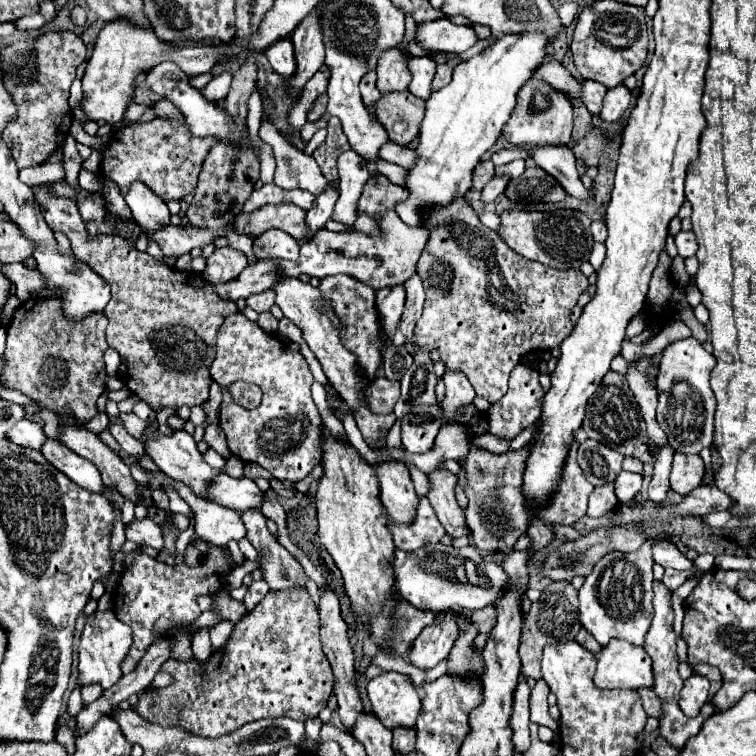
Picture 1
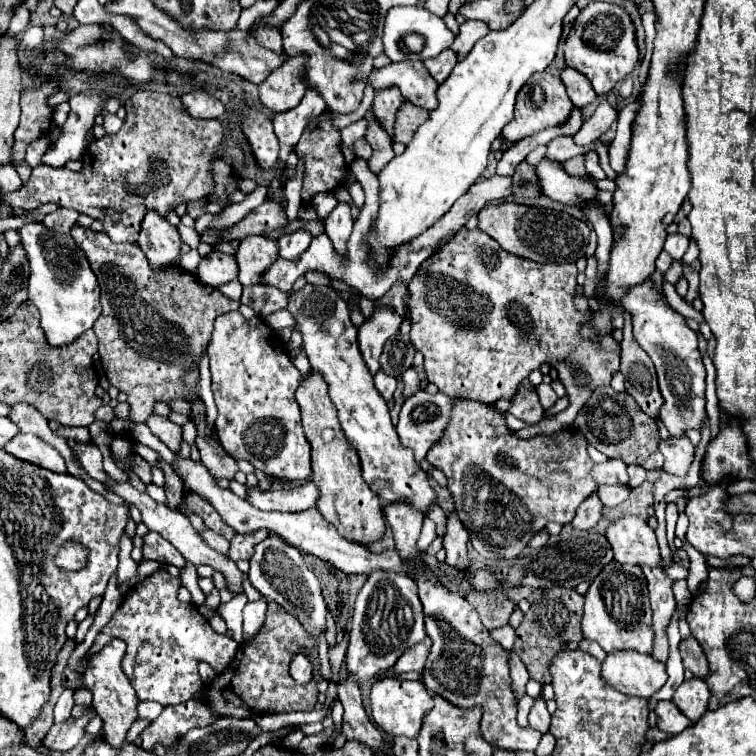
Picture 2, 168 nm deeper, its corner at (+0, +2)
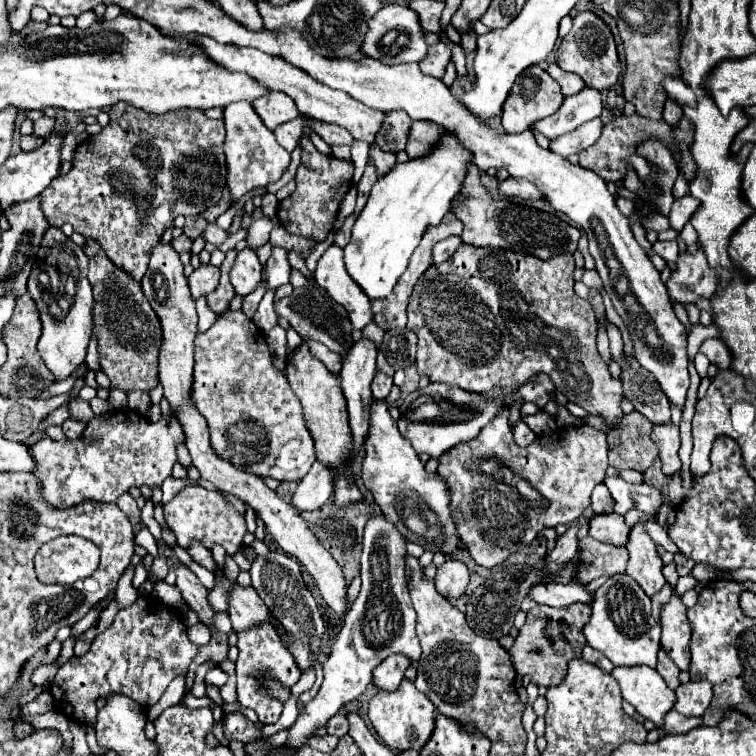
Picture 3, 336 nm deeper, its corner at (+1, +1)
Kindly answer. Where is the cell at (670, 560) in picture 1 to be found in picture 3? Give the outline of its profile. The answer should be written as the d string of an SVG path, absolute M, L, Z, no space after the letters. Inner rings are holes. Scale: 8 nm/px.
M607 513L607 515L595 515L589 523L589 535L597 541L615 545L615 547L625 547L627 545L627 535L631 527L625 523L623 515Z

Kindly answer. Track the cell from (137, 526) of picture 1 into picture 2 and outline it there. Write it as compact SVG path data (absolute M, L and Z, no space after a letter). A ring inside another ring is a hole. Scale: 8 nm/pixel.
M148 532L144 536L142 556L144 556L144 560L168 562L168 564L176 566L178 570L182 570L186 566L184 556L170 542L164 542L164 538L160 538L160 534L156 534L156 532Z

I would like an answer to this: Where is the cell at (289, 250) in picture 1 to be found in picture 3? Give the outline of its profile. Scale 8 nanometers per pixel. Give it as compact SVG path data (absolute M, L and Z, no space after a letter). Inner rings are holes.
M247 247L247 249L239 251L235 265L231 269L231 283L235 287L235 293L249 295L251 291L255 291L257 283L261 281L261 271L263 271L263 265L261 265L255 249Z

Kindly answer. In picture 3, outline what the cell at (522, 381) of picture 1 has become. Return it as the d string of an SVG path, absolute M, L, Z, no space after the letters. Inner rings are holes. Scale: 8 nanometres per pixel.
M521 419L513 425L513 429L511 429L511 431L513 431L515 443L517 443L519 447L527 447L527 445L529 445L529 443L533 443L533 439L537 437L537 435L529 429L529 425L527 425L525 421L521 421Z

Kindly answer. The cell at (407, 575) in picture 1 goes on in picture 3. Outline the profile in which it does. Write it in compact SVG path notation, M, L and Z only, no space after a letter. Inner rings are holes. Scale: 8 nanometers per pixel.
M539 583L533 585L529 597L535 603L551 605L551 607L567 607L571 603L591 603L591 595L585 591L581 583Z

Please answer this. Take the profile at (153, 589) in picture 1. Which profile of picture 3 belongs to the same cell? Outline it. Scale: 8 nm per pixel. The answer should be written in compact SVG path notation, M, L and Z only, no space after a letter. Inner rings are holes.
M139 595L133 605L117 613L109 629L93 639L91 649L83 657L71 657L61 665L51 683L61 693L57 709L81 723L93 725L97 715L95 701L109 693L123 693L143 707L153 707L175 677L187 675L197 655L199 645L189 641L187 625L179 614L173 614L151 595Z

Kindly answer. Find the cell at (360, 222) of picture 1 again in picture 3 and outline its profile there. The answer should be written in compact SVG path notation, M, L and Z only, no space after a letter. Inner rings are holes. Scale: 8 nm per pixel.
M355 141L353 147L351 147L351 155L353 155L354 175L353 185L357 186L359 183L363 171L365 171L365 165L367 165L367 151L369 151L369 143L363 143L363 141Z

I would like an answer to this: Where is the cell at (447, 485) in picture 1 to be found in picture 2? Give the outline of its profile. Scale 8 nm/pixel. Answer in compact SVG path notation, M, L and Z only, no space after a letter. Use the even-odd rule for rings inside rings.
M456 514L452 518L448 518L446 524L446 536L444 536L444 550L446 550L446 564L454 570L468 570L470 568L470 560L466 554L466 544L468 544L468 532L464 530L464 526L460 526L460 520L456 518Z

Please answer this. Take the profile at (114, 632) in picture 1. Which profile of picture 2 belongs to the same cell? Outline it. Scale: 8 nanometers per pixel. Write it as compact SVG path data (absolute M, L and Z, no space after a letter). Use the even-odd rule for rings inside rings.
M112 640L102 652L94 654L88 660L88 672L82 678L86 688L94 694L92 708L102 718L100 736L114 748L120 748L120 746L126 744L126 734L128 734L130 726L134 724L134 720L138 718L138 710L136 708L140 704L140 700L136 698L136 694L132 690L132 684L128 682L128 678L124 676L124 672L120 668L122 658L124 658L124 642Z

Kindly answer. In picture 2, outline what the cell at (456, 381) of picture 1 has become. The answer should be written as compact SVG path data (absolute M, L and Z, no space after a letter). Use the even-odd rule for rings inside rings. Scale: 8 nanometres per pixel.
M454 400L452 408L452 422L444 432L444 438L432 446L426 460L444 472L448 484L446 490L454 500L454 510L470 534L470 542L476 552L488 560L496 558L516 558L530 538L540 532L548 522L570 524L576 508L596 492L596 480L592 478L590 470L594 462L586 452L588 440L574 428L560 430L552 436L534 436L528 440L518 438L506 426L506 416L496 410L494 406L468 402L468 400Z

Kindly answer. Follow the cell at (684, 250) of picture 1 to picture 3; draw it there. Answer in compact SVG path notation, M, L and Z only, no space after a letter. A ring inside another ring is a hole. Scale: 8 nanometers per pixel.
M657 241L657 243L653 243L653 251L657 255L661 255L665 261L675 261L679 257L677 241Z

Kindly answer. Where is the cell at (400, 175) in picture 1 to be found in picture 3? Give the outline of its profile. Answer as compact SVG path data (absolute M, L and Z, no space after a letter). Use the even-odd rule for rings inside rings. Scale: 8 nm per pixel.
M185 35L191 43L195 43L197 47L203 47L203 51L207 53L207 57L215 63L219 63L221 67L227 67L231 71L237 73L245 73L251 79L255 79L261 87L267 89L277 89L283 91L287 95L291 95L291 99L295 99L299 113L305 113L313 119L319 119L323 123L337 123L341 127L345 127L355 139L359 141L371 141L375 139L375 133L379 131L381 123L383 123L383 111L375 111L369 109L367 105L355 101L351 95L331 89L319 81L315 81L311 75L307 75L303 69L287 63L285 59L279 59L279 55L267 55L259 49L253 47L235 47L235 45L221 45L215 43L213 39L207 39L205 35Z

